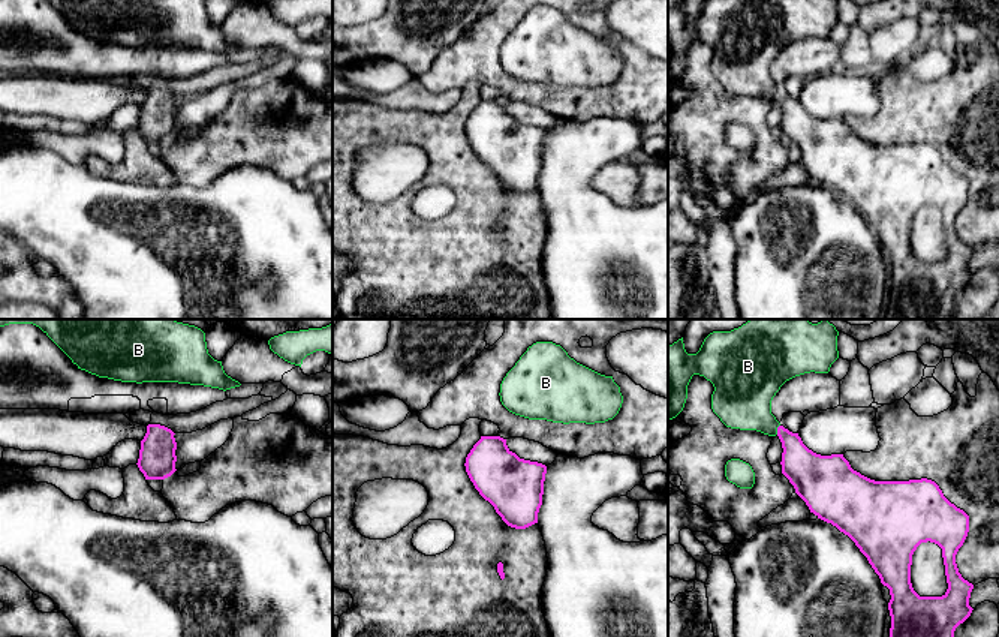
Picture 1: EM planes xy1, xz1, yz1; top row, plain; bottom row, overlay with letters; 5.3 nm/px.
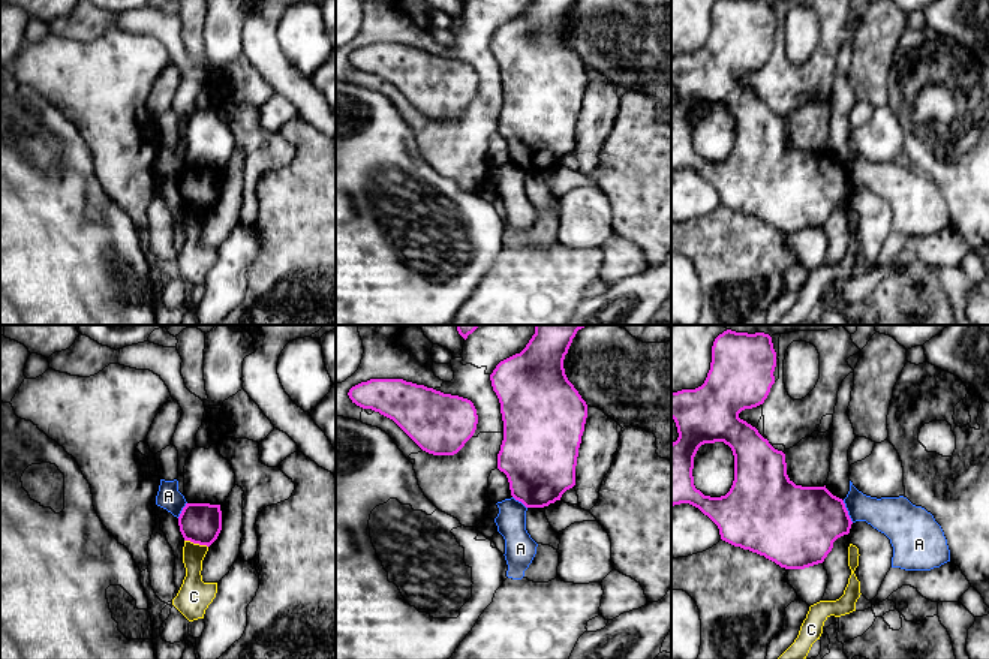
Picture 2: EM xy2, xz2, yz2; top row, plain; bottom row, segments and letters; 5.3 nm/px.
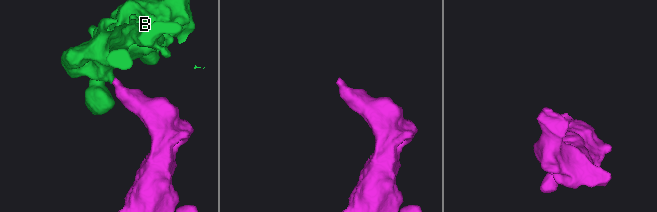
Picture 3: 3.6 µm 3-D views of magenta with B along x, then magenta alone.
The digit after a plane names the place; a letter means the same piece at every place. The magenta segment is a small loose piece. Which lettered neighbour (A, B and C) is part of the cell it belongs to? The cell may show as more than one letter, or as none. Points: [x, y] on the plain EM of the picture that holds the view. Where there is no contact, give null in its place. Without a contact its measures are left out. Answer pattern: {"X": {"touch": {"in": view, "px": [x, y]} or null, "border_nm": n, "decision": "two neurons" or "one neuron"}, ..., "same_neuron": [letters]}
{"A": {"touch": {"in": "yz2", "px": [847, 175]}, "border_nm": 130, "decision": "two neurons"}, "B": {"touch": {"in": "yz1", "px": [778, 93]}, "border_nm": 60, "decision": "one neuron"}, "C": {"touch": {"in": "xy2", "px": [197, 207]}, "border_nm": 130, "decision": "two neurons"}, "same_neuron": ["B"]}

